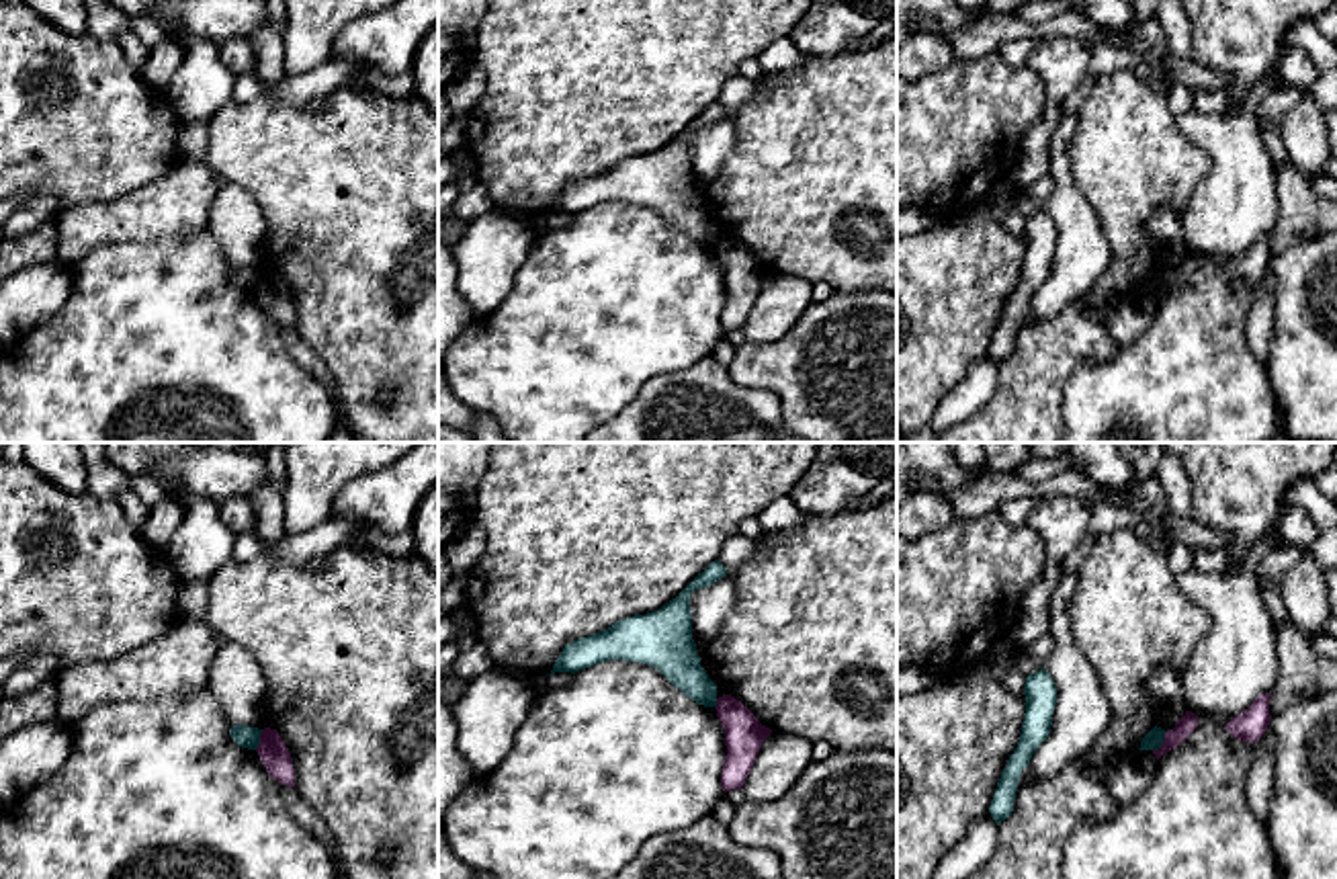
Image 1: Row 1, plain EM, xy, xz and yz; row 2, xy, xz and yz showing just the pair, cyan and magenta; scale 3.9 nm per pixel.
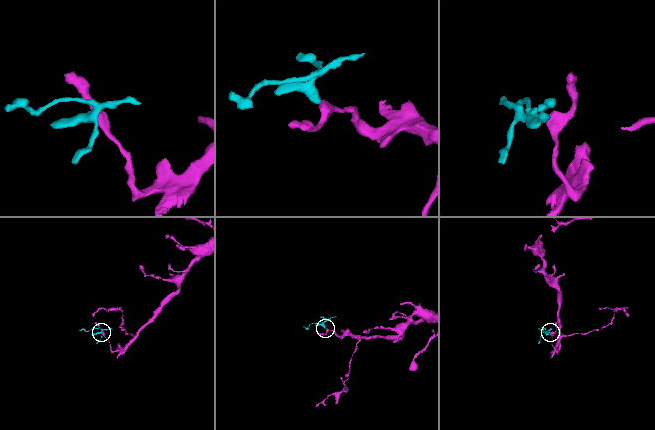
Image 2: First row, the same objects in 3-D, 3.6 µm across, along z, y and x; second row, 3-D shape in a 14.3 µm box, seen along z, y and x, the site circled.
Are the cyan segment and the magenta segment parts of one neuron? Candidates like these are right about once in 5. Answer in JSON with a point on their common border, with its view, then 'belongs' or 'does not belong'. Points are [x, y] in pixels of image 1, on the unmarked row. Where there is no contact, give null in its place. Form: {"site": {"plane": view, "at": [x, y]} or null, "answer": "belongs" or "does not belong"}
{"site": {"plane": "yz", "at": [1161, 283]}, "answer": "does not belong"}

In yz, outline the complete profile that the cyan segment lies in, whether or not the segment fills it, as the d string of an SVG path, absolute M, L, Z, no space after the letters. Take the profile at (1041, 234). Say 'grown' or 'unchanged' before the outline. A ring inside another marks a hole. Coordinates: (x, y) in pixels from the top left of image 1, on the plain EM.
unchanged | M1044 209L1026 219L1024 236L1026 254L1020 283L1001 313L989 348L989 354L995 365L1001 365L1011 357L1020 316L1030 305L1030 299L1036 289L1048 279L1052 266L1056 227Z

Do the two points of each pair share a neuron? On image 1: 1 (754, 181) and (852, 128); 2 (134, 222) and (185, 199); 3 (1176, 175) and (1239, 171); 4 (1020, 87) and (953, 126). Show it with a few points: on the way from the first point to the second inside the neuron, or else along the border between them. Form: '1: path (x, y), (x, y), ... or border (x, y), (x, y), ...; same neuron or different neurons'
1: path (779, 181), (799, 181), (828, 152); same neuron
2: path (146, 216), (173, 205); same neuron
3: border (1184, 132), (1206, 154), (1211, 171), (1180, 212); different neurons
4: path (1004, 103), (983, 107), (969, 121); same neuron

